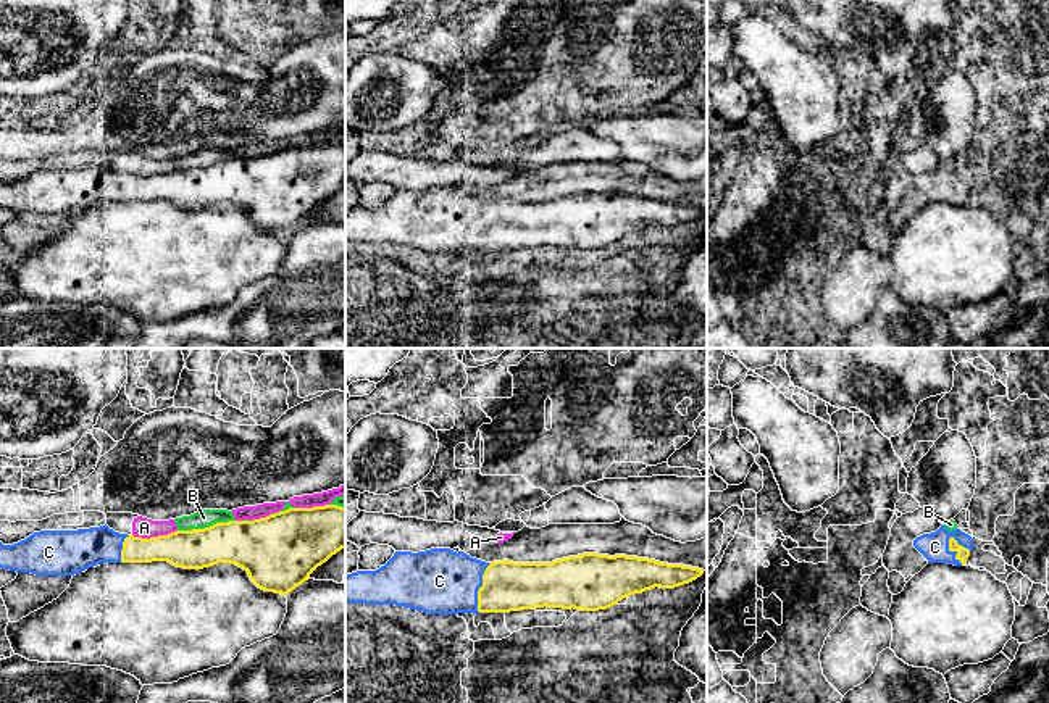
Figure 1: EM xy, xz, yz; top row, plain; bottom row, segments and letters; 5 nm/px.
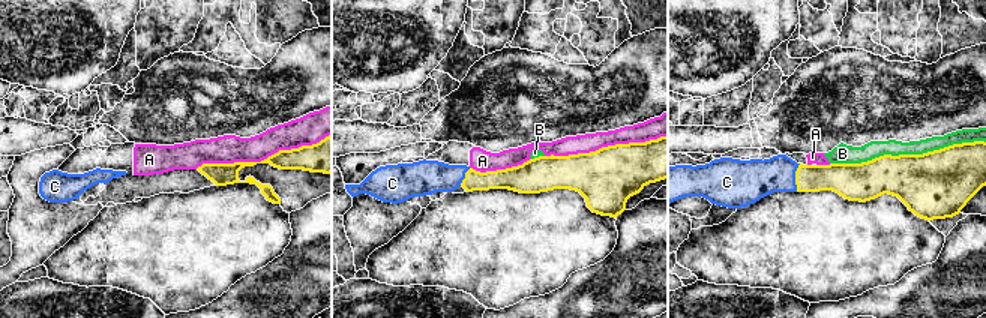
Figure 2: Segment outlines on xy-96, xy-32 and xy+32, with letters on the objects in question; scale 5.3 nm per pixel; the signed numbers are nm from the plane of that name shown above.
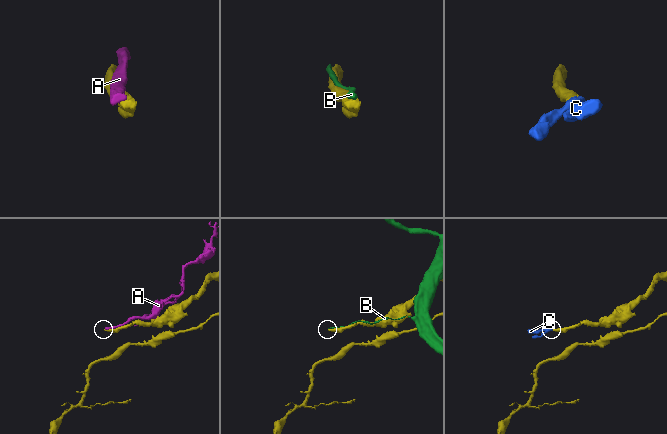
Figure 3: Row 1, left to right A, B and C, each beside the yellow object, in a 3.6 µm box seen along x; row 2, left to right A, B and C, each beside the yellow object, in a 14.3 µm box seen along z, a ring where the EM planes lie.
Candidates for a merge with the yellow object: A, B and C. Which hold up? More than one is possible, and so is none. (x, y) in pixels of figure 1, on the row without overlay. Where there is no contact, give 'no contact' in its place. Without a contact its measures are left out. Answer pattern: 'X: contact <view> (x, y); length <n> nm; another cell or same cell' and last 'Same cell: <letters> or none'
A: contact xy (154, 176); length 220 nm; another cell
B: contact xy (205, 166); length 300 nm; another cell
C: contact yz (952, 189); length 160 nm; same cell
Same cell: C

